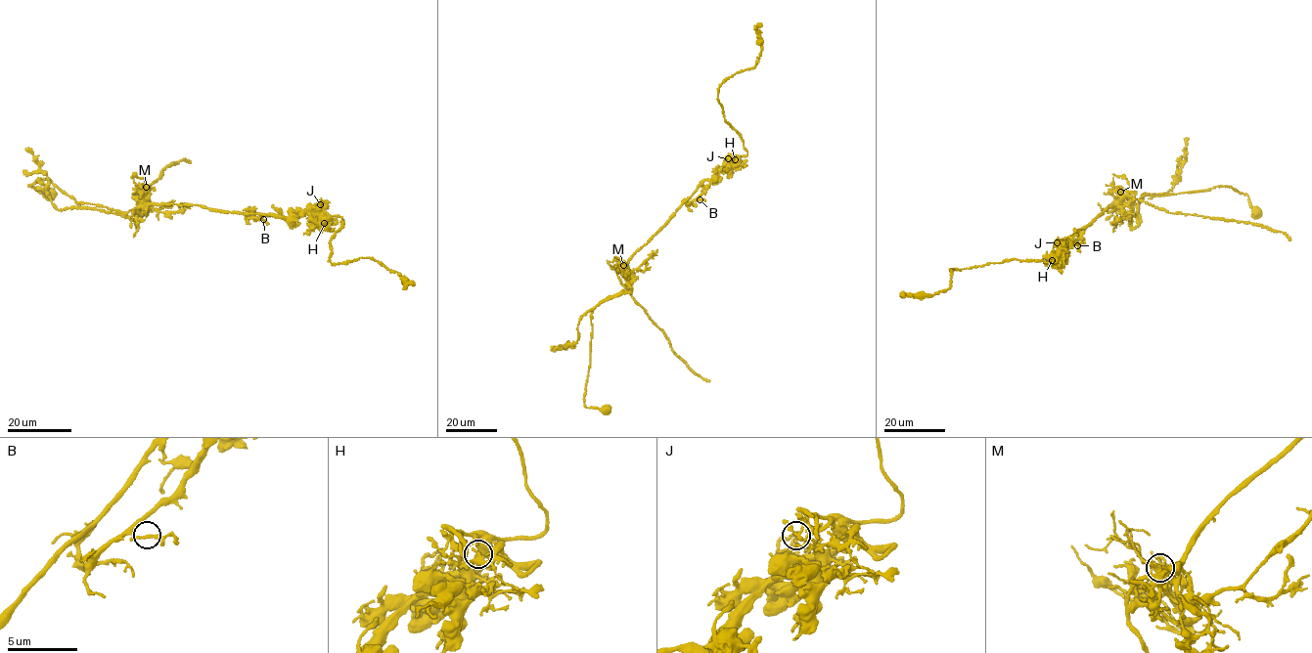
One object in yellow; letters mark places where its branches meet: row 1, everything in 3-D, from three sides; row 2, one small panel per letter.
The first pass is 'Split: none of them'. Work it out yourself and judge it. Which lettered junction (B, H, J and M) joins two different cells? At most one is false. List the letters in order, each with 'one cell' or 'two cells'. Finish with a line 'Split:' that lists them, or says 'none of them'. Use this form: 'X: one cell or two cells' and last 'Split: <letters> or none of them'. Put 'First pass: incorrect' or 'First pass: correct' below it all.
B: one cell
H: one cell
J: one cell
M: two cells
Split: M
First pass: incorrect

